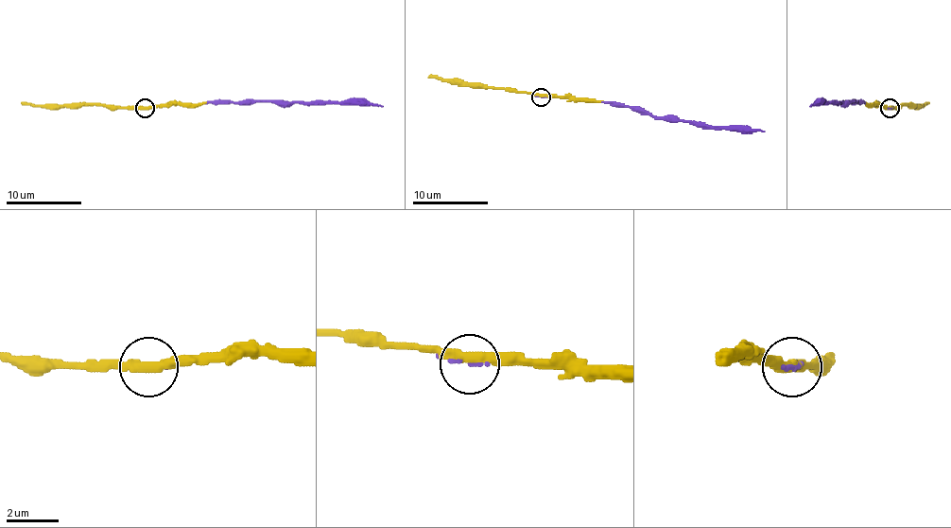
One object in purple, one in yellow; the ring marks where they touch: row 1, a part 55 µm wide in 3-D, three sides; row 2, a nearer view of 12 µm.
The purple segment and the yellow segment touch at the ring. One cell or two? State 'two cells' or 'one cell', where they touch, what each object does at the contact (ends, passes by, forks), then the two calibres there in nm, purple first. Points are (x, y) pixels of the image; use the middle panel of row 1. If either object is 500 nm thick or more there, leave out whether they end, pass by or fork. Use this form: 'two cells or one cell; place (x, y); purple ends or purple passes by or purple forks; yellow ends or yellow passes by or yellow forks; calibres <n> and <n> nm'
one cell; place (541, 97); purple ends; yellow passes by; calibres 180 and 380 nm

